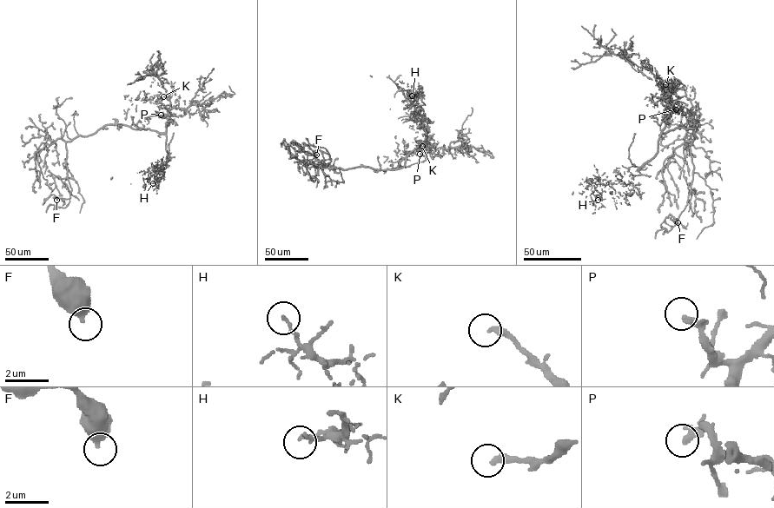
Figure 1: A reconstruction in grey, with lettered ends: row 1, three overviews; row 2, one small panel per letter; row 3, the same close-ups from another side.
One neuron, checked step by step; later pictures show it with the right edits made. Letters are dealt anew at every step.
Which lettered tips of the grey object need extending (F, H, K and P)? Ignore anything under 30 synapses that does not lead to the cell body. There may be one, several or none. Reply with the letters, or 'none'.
none

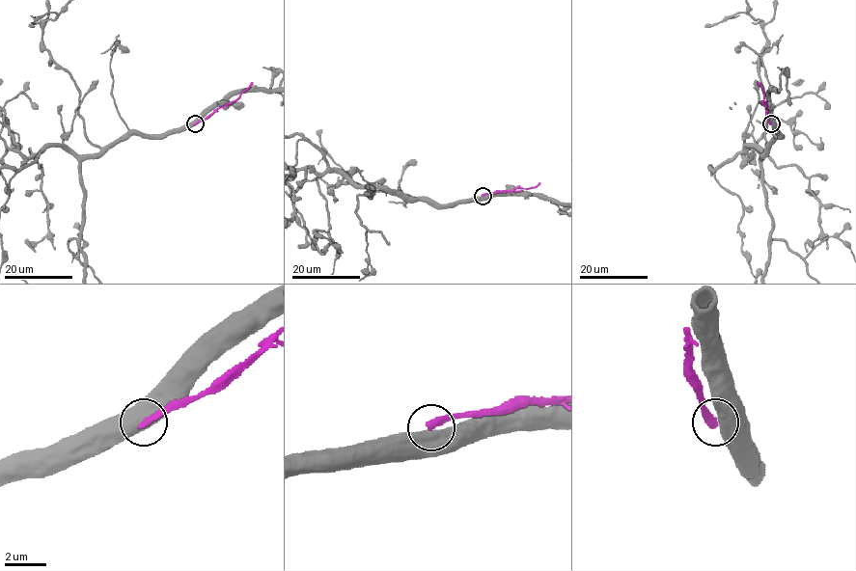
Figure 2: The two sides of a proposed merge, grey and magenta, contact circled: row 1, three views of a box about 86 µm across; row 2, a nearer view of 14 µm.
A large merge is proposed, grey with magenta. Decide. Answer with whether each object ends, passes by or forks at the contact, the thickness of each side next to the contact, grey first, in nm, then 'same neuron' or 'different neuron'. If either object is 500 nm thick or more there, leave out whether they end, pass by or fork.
750/300 nm | different neuron

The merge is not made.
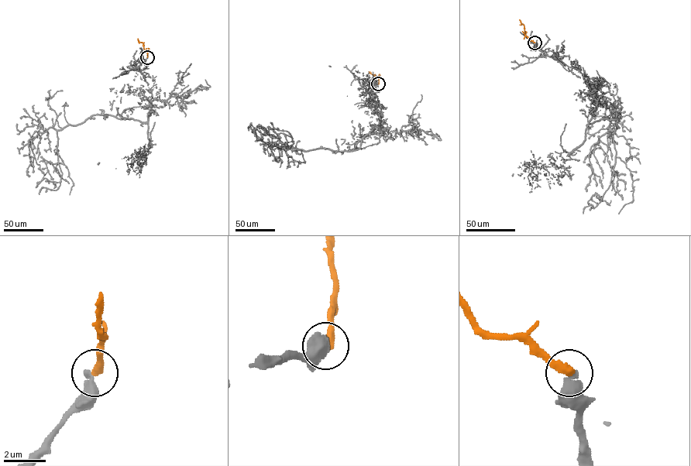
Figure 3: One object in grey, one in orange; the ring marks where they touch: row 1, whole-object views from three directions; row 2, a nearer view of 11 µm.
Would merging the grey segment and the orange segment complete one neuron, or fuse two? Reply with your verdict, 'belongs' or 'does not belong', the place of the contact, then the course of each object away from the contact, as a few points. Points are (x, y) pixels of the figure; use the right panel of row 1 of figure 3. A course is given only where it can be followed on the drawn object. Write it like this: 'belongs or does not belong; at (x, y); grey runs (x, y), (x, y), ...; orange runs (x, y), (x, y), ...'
belongs; at (534, 42); grey runs (534, 42), (566, 70), (579, 70), (591, 96), (619, 114), (610, 184), (582, 213); orange runs (534, 42), (525, 35), (524, 25), (519, 19)

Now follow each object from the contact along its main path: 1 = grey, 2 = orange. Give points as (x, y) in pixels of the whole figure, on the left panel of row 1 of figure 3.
1: (147, 57), (138, 68), (144, 80), (155, 81), (151, 104), (59, 129), (60, 185), (39, 194)
2: (147, 57), (142, 43), (137, 39)

